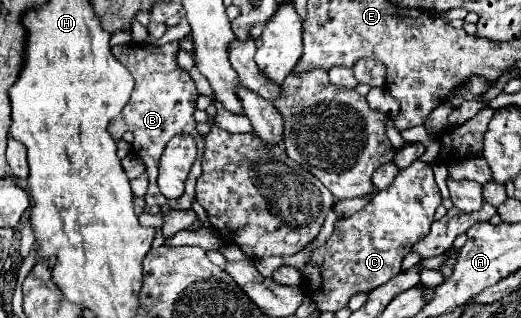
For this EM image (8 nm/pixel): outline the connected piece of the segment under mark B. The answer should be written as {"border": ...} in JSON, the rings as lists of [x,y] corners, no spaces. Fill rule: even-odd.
{"border":[[[171,42],[171,44],[163,44],[163,46],[147,46],[147,44],[123,44],[123,46],[113,46],[113,54],[117,60],[121,60],[125,64],[125,68],[133,74],[135,78],[135,90],[131,100],[127,102],[127,106],[123,108],[123,112],[111,120],[109,124],[109,132],[115,140],[121,140],[123,132],[131,130],[135,140],[133,140],[133,150],[135,154],[145,162],[145,170],[149,174],[149,190],[145,194],[145,202],[147,206],[171,206],[171,208],[179,208],[185,210],[191,206],[193,198],[195,198],[195,189],[197,178],[201,174],[201,160],[204,152],[204,137],[195,130],[195,120],[193,120],[193,112],[195,112],[195,104],[193,104],[193,96],[197,94],[195,90],[195,82],[191,80],[191,76],[181,70],[175,62],[179,52],[179,44]],[[177,134],[189,134],[193,136],[197,145],[198,154],[190,173],[186,179],[185,192],[181,198],[177,200],[167,200],[159,186],[157,186],[157,164],[159,158],[167,146],[167,142],[177,136]]]}

